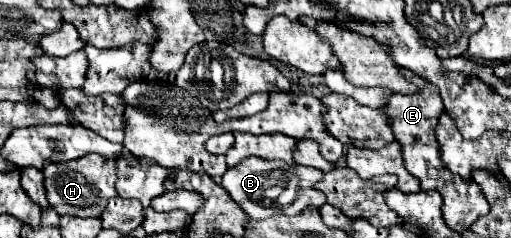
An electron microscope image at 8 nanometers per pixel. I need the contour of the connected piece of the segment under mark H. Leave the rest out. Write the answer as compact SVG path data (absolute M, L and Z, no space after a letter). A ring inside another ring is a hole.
M86 154L70 162L46 162L42 172L48 202L54 210L58 210L58 214L74 214L82 218L100 216L102 210L106 208L106 202L118 194L114 188L116 182L114 158L102 158L100 154Z

